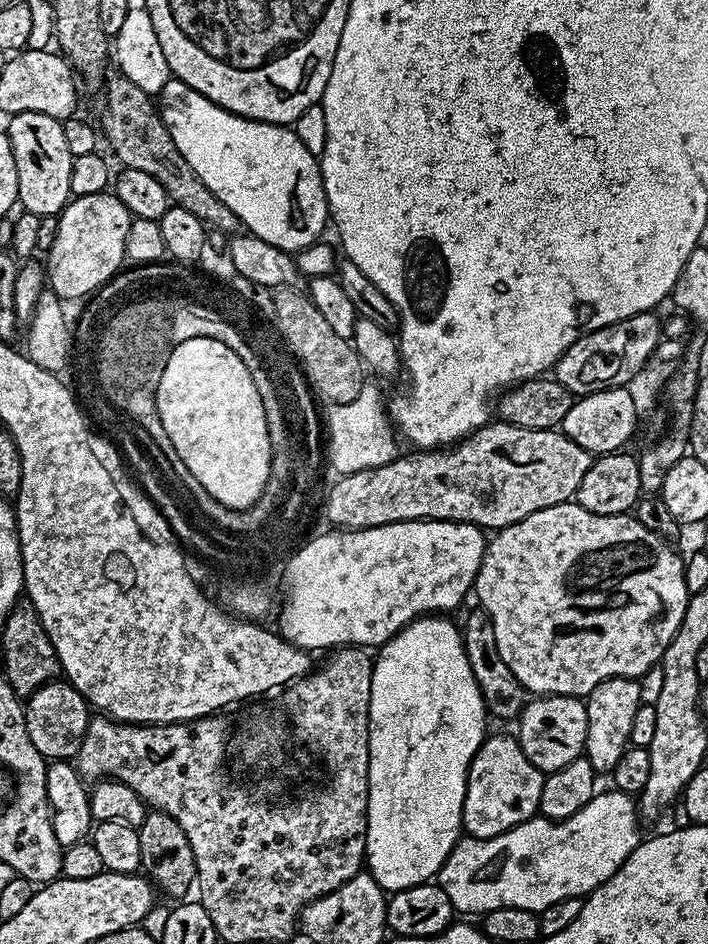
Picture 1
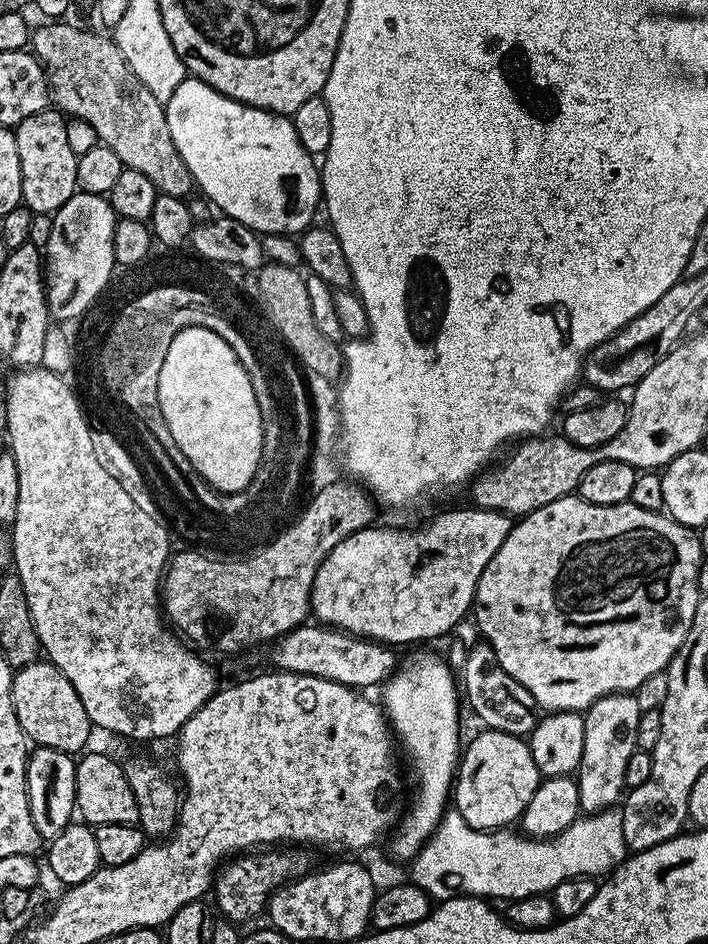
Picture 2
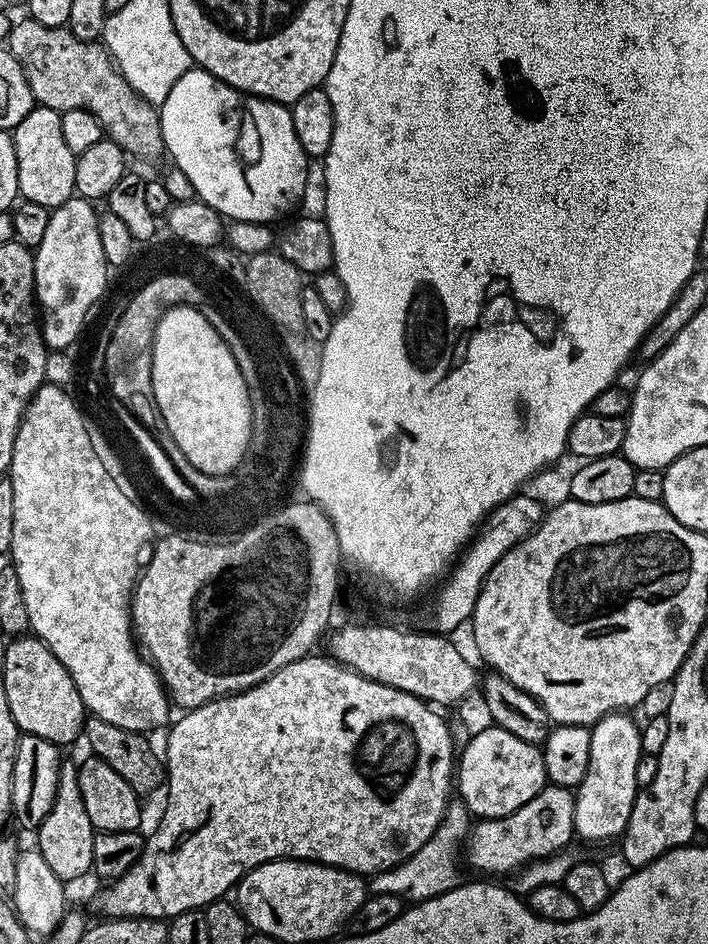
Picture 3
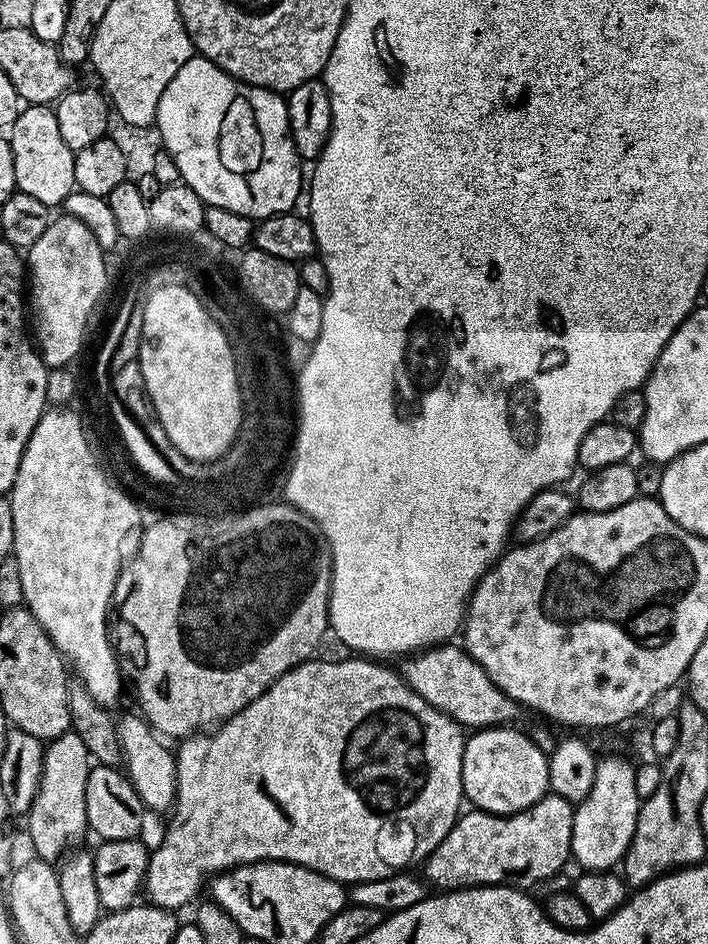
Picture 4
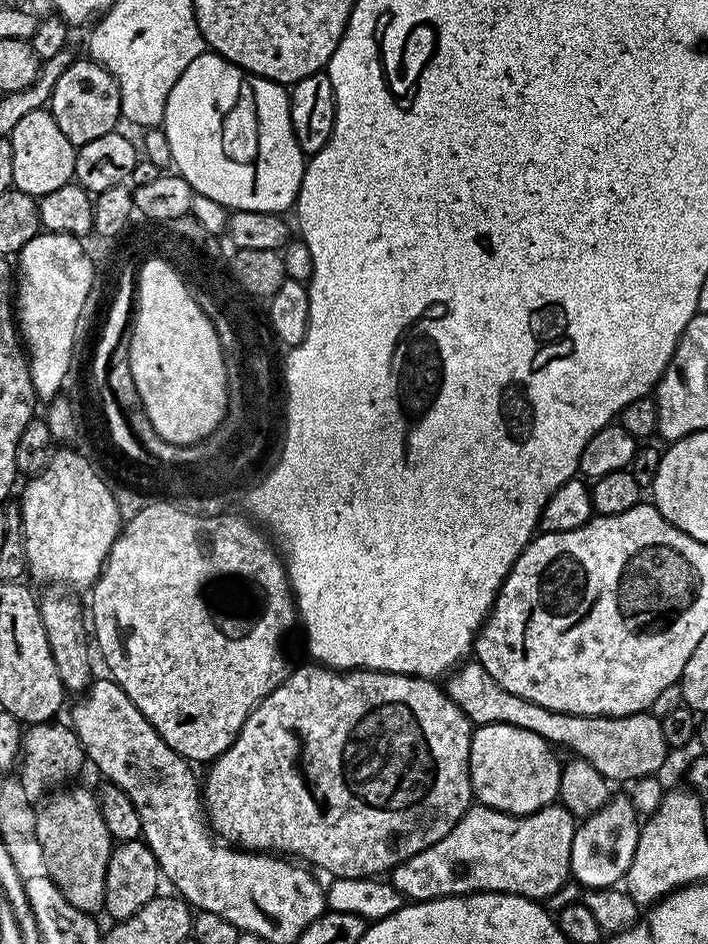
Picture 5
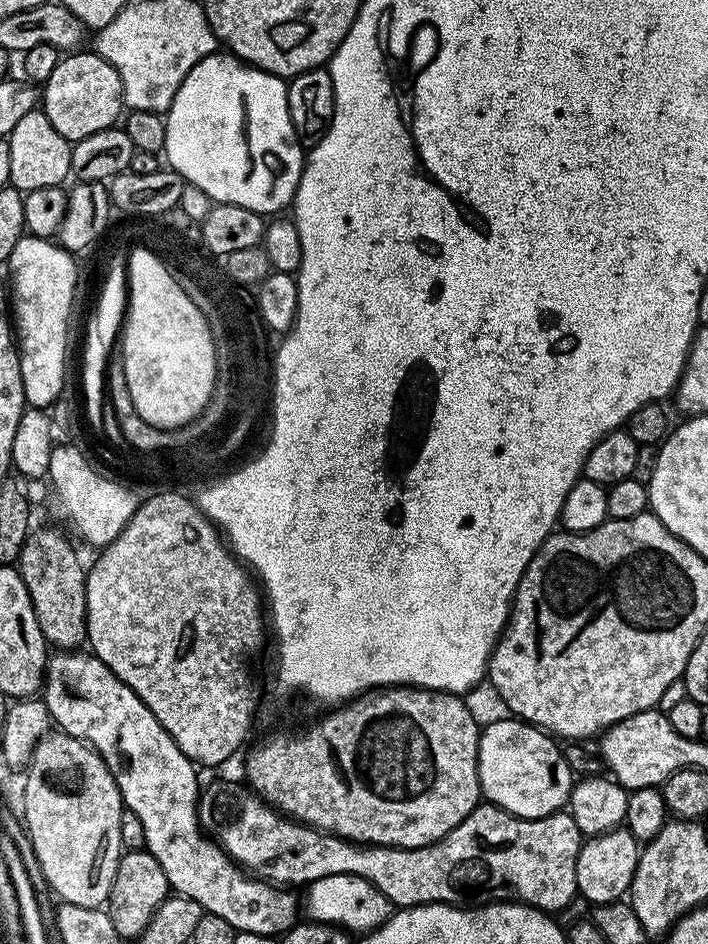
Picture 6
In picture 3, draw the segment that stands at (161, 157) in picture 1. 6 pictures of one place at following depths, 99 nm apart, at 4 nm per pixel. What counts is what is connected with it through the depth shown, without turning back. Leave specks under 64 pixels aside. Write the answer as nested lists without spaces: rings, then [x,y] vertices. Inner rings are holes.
[[[25,18],[13,23],[6,47],[22,66],[37,105],[53,108],[58,113],[85,108],[98,118],[105,137],[123,148],[129,157],[156,160],[165,155],[157,105],[143,100],[130,87],[103,43],[79,40],[67,27],[47,28],[42,22]]]

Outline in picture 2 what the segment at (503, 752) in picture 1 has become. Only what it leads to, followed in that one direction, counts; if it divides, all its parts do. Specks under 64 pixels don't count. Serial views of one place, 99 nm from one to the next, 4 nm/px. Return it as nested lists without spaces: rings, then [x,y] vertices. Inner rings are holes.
[[[480,730],[480,733],[469,744],[467,741],[460,757],[454,781],[455,811],[460,812],[462,818],[466,818],[466,822],[480,832],[507,829],[509,826],[515,825],[523,816],[530,798],[534,798],[534,794],[538,790],[541,779],[538,766],[532,757],[531,747],[521,737],[504,732]]]

